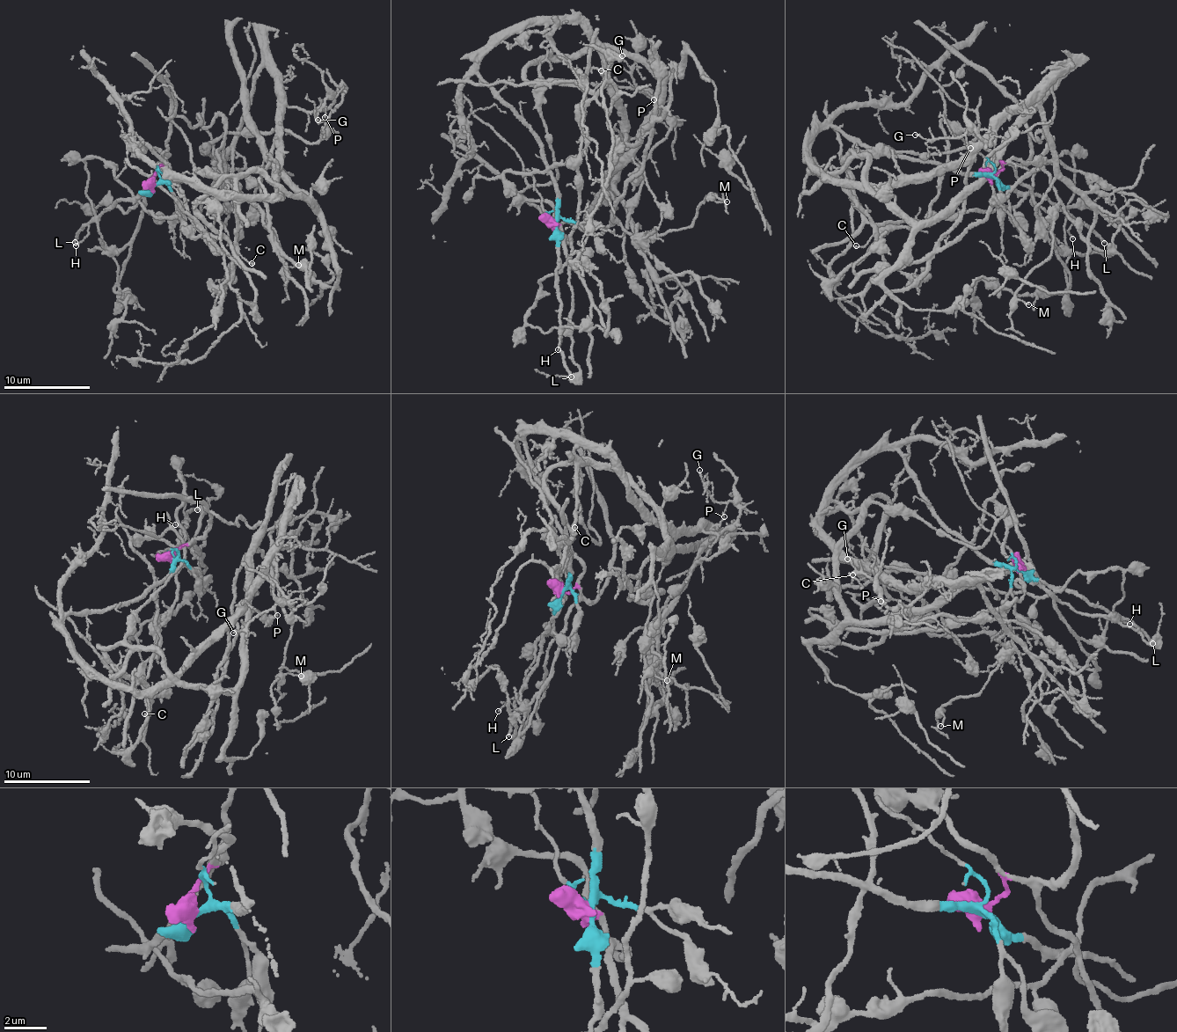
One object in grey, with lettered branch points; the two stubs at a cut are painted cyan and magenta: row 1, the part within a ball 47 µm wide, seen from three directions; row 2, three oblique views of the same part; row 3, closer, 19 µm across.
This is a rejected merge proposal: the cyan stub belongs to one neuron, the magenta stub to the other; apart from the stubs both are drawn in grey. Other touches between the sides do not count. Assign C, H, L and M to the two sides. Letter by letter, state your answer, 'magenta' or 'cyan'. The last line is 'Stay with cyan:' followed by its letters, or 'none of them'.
C: cyan
H: cyan
L: cyan
M: magenta
Stay with cyan: C, H, L

